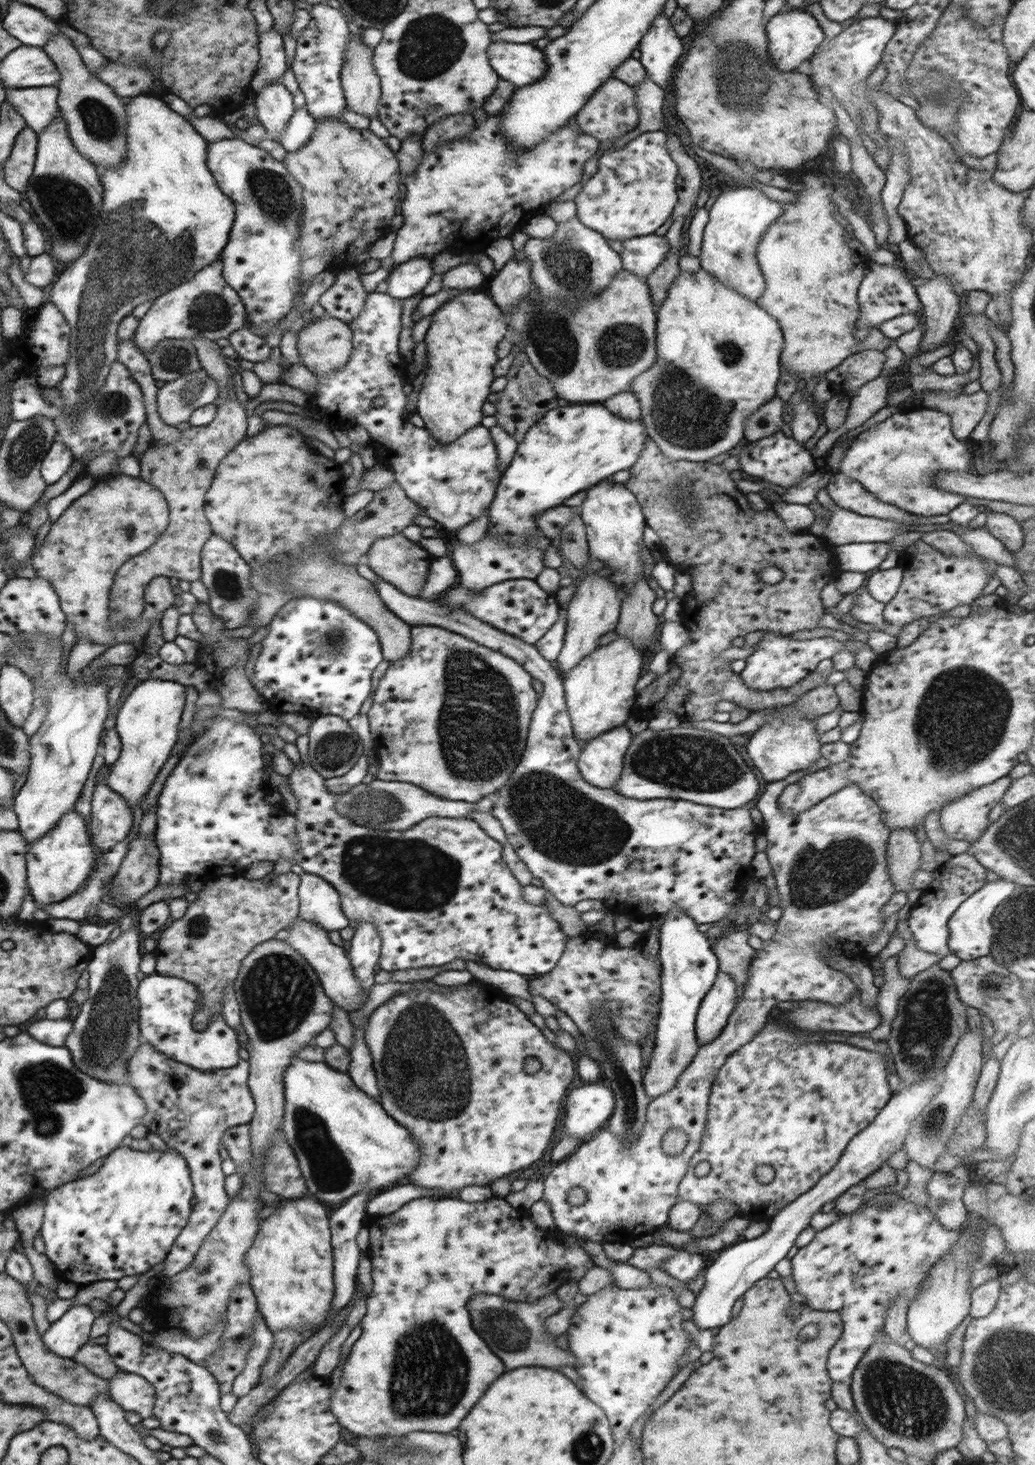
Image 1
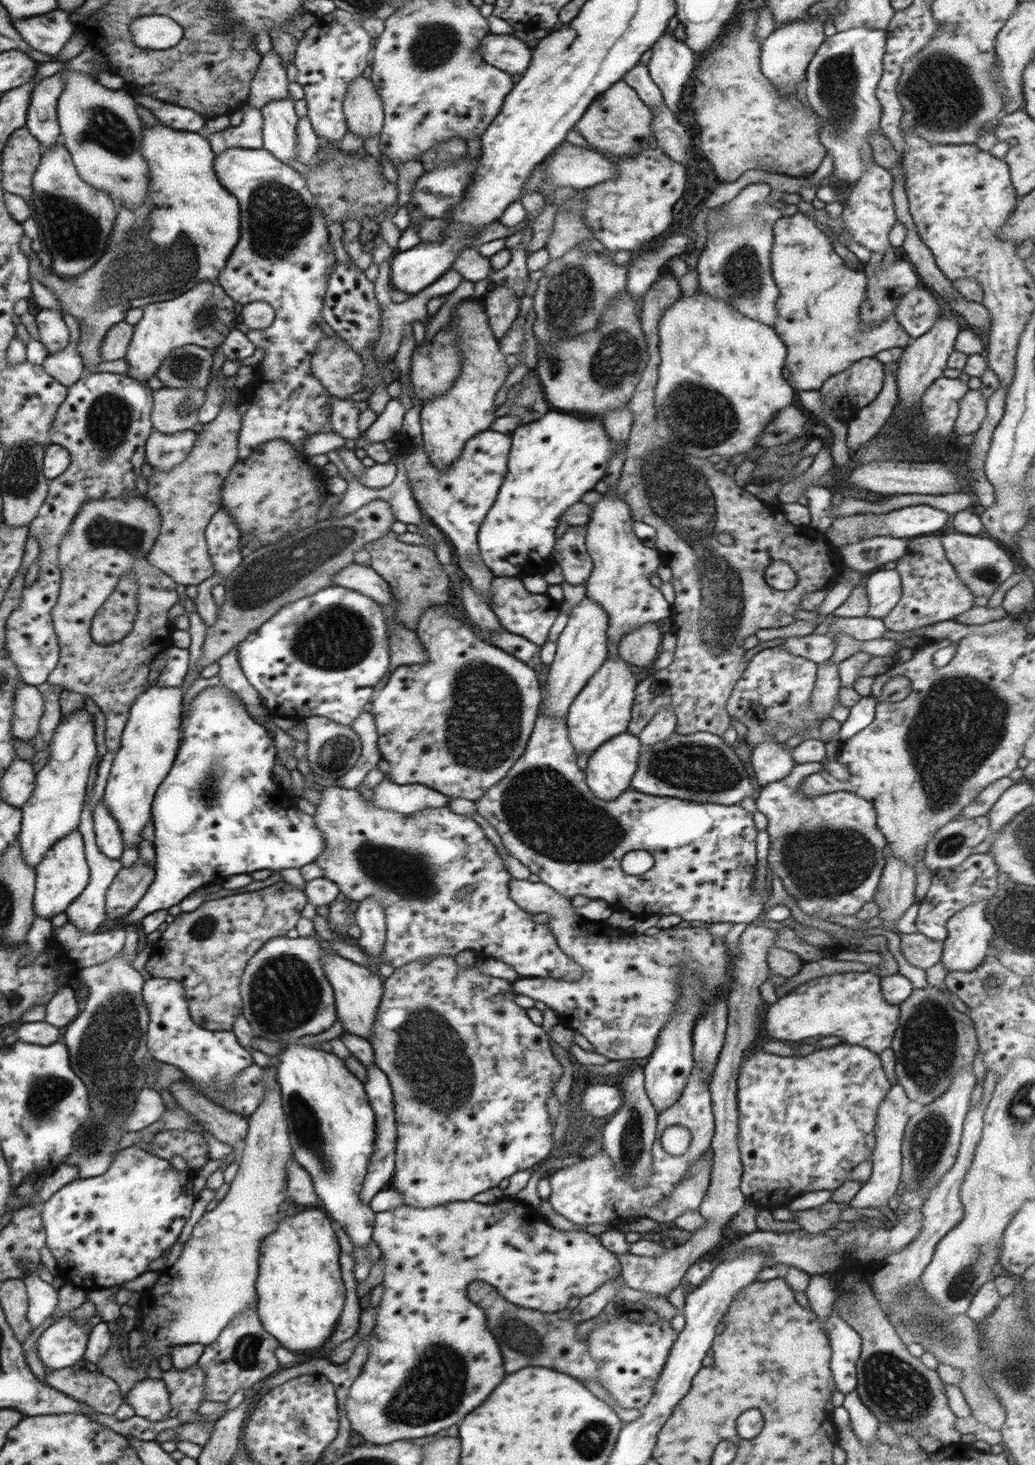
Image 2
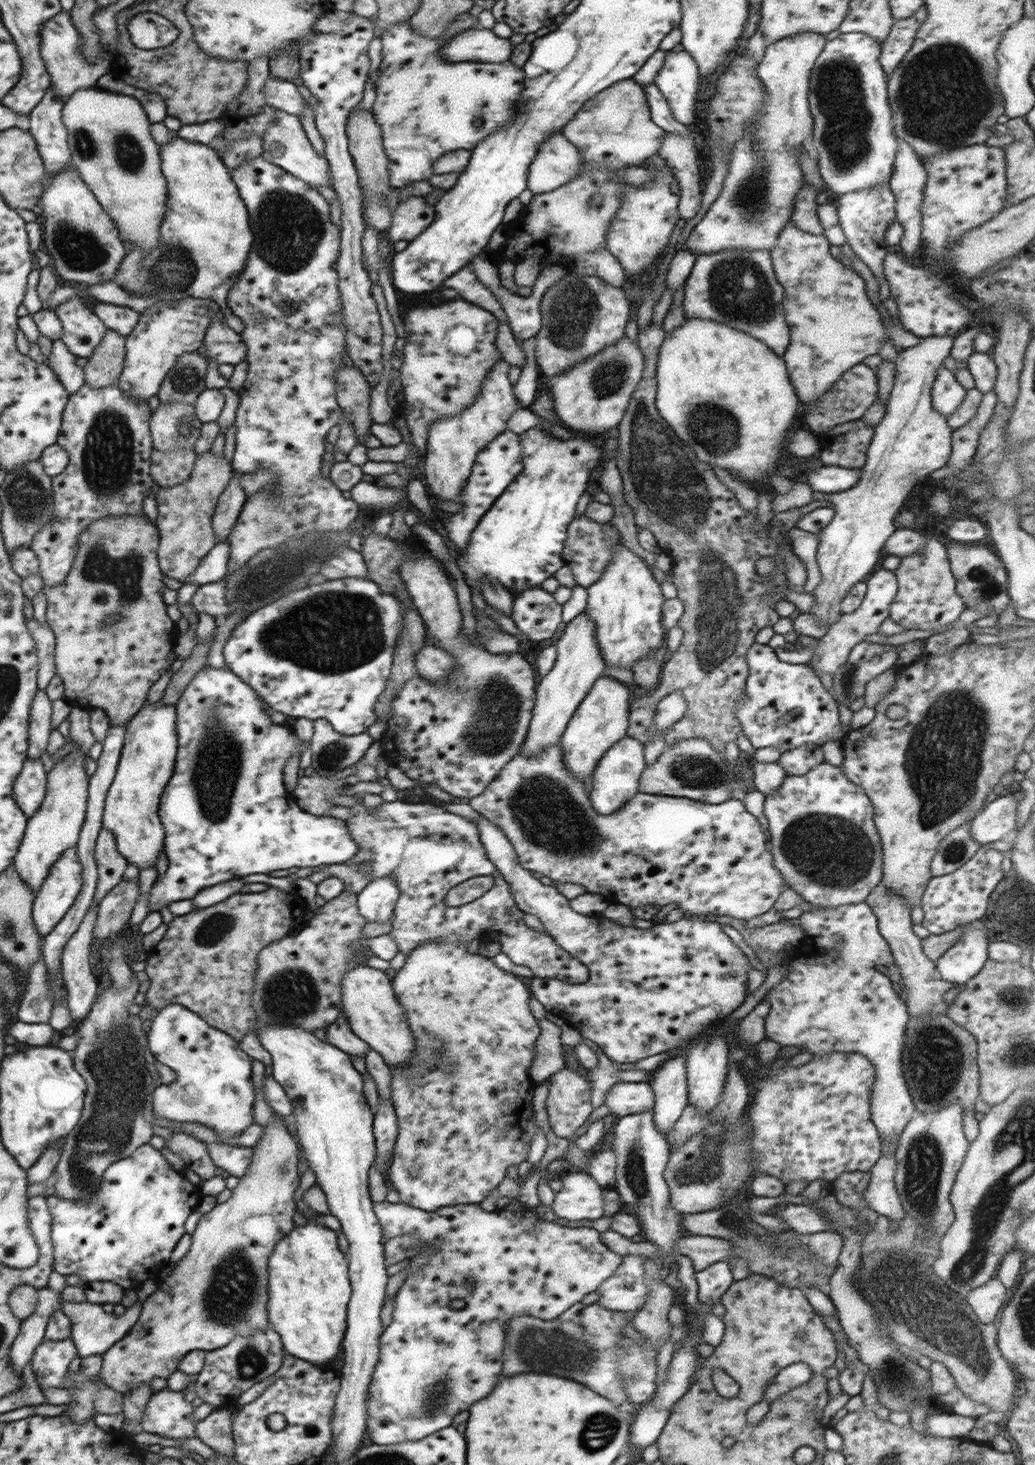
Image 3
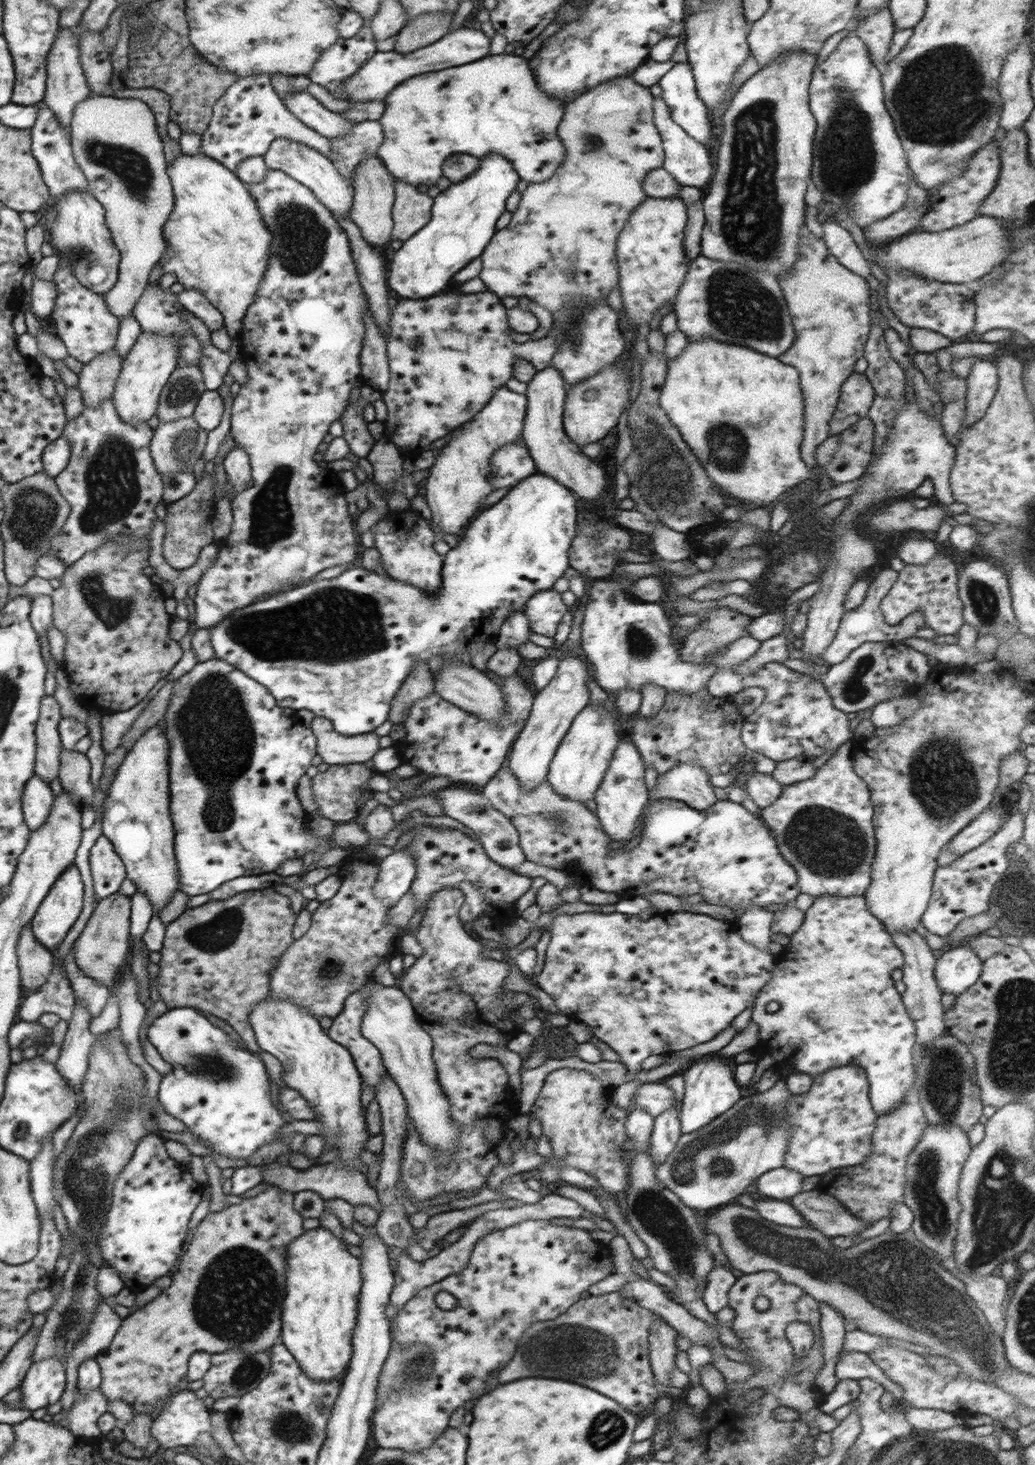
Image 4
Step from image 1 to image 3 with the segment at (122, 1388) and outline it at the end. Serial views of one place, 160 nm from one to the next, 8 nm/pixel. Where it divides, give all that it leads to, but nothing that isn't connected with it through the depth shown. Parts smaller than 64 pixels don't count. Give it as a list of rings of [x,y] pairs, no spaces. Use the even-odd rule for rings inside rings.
[[[168,1387],[158,1392],[153,1392],[146,1403],[146,1410],[139,1428],[166,1438],[185,1439],[196,1437],[195,1424],[198,1421],[193,1421],[192,1411],[194,1407],[184,1399],[184,1395],[184,1391],[172,1391]]]

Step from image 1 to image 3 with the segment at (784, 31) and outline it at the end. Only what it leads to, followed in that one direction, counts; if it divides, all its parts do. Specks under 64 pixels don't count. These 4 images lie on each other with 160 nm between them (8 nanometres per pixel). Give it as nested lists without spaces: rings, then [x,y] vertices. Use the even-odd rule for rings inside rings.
[[[801,32],[770,43],[765,48],[763,59],[756,67],[757,75],[765,86],[767,96],[762,101],[764,106],[760,109],[758,120],[754,120],[756,132],[746,134],[740,142],[736,142],[730,170],[723,182],[722,191],[688,238],[688,251],[694,255],[710,255],[716,254],[716,252],[726,252],[726,250],[772,252],[776,248],[780,231],[791,220],[795,203],[794,196],[805,185],[802,167],[798,164],[800,152],[796,152],[796,150],[802,146],[802,142],[808,139],[814,130],[814,120],[809,104],[809,82],[816,59],[826,43],[827,40],[823,34]]]

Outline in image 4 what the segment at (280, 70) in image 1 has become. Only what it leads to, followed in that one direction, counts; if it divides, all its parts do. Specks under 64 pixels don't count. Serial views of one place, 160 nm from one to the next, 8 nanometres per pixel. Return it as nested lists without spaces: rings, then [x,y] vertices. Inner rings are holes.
[[[307,90],[292,93],[282,100],[292,115],[325,138],[346,136],[350,128],[356,126],[355,122],[343,118],[339,113],[327,110]]]

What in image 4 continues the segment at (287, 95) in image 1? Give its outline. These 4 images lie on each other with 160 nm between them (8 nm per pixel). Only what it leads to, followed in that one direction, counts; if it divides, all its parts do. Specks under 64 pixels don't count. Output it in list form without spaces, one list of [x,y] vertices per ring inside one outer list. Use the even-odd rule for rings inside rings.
[[[278,138],[272,142],[263,159],[268,169],[283,171],[293,180],[308,187],[316,198],[330,210],[334,218],[350,214],[354,196],[353,182],[344,179],[327,156],[308,148],[306,144],[288,140],[288,138]]]

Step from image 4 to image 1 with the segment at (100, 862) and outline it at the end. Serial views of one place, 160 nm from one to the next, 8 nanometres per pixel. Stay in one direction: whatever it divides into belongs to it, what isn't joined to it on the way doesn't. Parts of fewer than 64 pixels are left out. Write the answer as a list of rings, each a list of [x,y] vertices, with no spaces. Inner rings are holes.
[[[99,774],[91,800],[91,819],[88,822],[91,842],[104,852],[109,851],[115,844],[127,838],[132,826],[133,811],[128,803],[107,785],[106,776]]]

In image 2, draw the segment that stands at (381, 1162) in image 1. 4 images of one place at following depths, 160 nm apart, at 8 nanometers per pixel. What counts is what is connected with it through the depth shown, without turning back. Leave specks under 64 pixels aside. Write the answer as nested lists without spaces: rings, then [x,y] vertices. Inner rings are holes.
[[[296,1041],[290,1042],[286,1051],[277,1056],[276,1070],[276,1081],[280,1086],[284,1114],[288,1120],[293,1158],[310,1175],[316,1195],[321,1202],[321,1209],[339,1222],[351,1238],[353,1242],[351,1252],[356,1264],[354,1274],[358,1284],[368,1278],[371,1269],[364,1246],[373,1240],[371,1236],[375,1225],[375,1212],[360,1201],[360,1194],[372,1153],[375,1151],[375,1112],[368,1101],[364,1084],[346,1069],[344,1060],[334,1053],[323,1051],[318,1045],[304,1047],[295,1043]]]

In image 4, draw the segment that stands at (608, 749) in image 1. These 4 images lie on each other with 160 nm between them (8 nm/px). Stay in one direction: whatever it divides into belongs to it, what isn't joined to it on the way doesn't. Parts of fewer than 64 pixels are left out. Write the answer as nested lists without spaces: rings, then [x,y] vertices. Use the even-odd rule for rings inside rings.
[[[630,738],[617,744],[598,790],[595,792],[596,814],[613,842],[624,842],[638,834],[643,808],[651,796],[645,781],[645,764]]]

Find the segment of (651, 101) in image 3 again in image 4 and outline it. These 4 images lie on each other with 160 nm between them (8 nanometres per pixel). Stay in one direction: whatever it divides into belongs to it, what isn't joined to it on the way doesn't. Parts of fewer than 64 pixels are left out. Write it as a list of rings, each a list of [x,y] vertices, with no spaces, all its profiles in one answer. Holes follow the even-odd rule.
[[[662,97],[654,99],[654,123],[662,138],[665,152],[663,168],[672,174],[680,185],[696,187],[700,190],[705,186],[710,186],[712,178],[714,178],[714,168],[712,168],[708,147],[702,146],[700,142],[690,138],[679,124],[672,121],[670,108],[664,103]]]

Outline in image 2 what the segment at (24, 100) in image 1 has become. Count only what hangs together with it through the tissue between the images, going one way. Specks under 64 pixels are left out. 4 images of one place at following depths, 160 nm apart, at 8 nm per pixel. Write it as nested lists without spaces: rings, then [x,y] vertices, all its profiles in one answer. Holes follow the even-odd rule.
[[[59,71],[54,76],[43,78],[32,89],[25,128],[28,128],[44,150],[50,150],[62,141],[57,120],[57,105],[63,88],[64,77]]]

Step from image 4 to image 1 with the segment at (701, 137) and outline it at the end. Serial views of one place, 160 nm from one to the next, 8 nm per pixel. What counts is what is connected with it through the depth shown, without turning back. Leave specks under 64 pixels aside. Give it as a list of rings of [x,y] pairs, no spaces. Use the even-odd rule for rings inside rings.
[[[663,12],[652,21],[638,48],[641,52],[639,61],[647,76],[665,89],[672,82],[674,71],[683,57],[684,44]]]

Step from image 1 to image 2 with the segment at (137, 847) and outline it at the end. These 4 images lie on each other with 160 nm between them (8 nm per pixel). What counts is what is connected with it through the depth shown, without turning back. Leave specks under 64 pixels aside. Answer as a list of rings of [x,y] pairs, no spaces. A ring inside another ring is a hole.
[[[142,858],[132,867],[122,867],[106,893],[107,920],[124,918],[140,902],[154,879],[155,867],[148,866]]]

